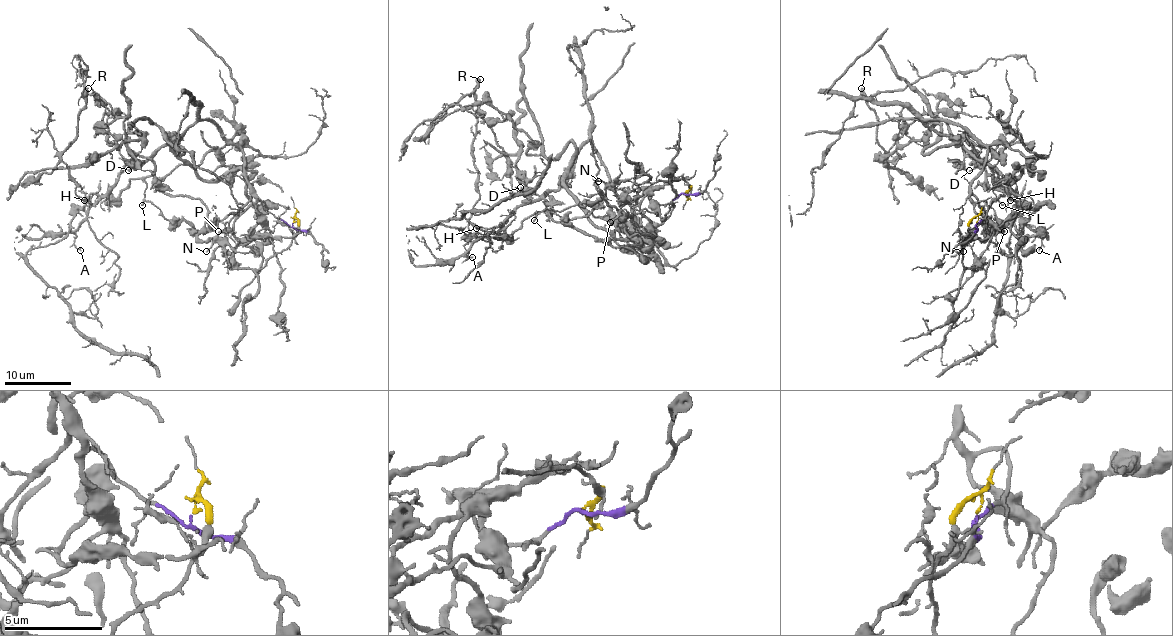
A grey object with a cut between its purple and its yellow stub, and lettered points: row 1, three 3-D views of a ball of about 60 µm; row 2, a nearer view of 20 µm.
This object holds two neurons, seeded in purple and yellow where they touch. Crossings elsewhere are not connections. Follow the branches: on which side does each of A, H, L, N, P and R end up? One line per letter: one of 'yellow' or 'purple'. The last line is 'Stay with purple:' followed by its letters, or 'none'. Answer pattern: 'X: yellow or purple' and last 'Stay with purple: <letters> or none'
A: purple
H: purple
L: yellow
N: yellow
P: purple
R: purple
Stay with purple: A, H, P, R

